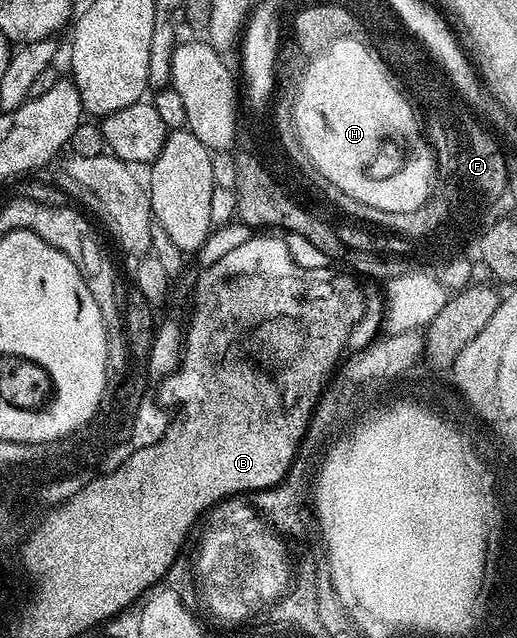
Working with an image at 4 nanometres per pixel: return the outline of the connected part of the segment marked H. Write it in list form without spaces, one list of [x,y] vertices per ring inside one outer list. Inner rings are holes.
[[[354,35],[338,37],[318,55],[312,55],[305,68],[305,76],[301,79],[301,91],[298,92],[298,110],[295,111],[295,121],[301,126],[305,151],[311,152],[313,163],[317,170],[333,182],[334,186],[343,190],[350,198],[364,203],[376,210],[413,211],[429,197],[436,187],[435,164],[437,158],[424,146],[418,146],[411,152],[411,157],[388,176],[375,176],[367,167],[380,151],[379,143],[390,136],[399,136],[402,132],[415,132],[417,123],[412,112],[408,112],[408,103],[404,90],[391,81],[385,65],[379,61],[380,53],[370,52]]]

